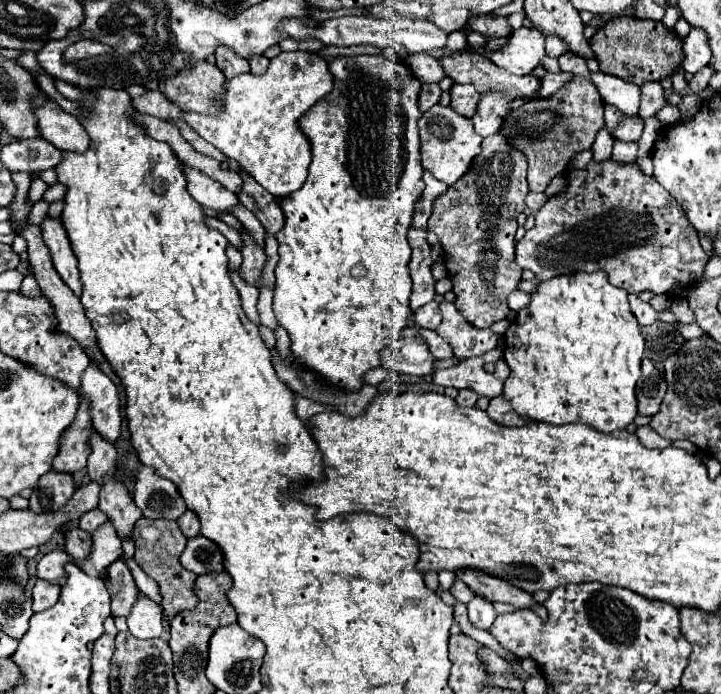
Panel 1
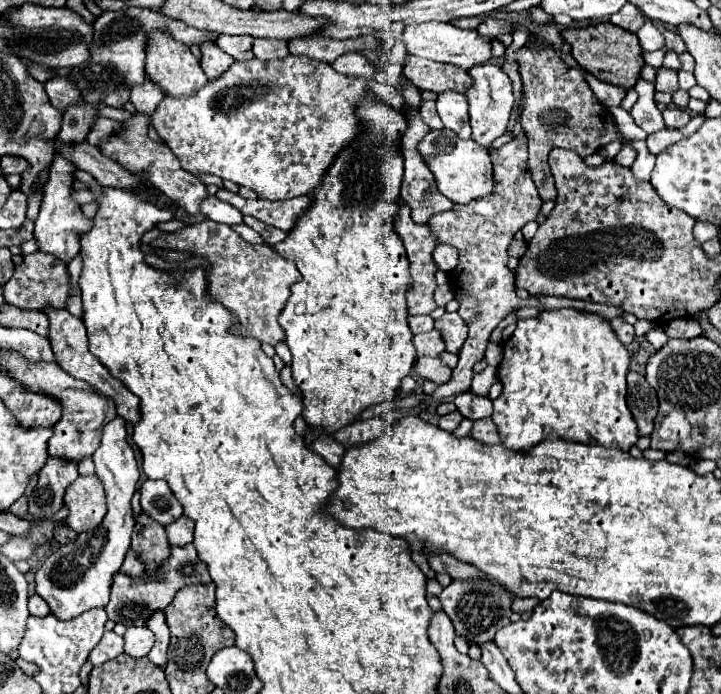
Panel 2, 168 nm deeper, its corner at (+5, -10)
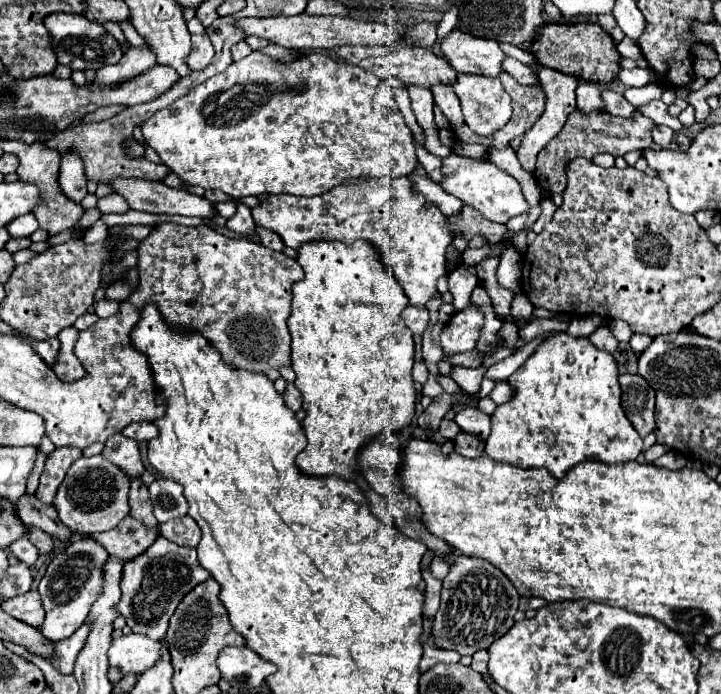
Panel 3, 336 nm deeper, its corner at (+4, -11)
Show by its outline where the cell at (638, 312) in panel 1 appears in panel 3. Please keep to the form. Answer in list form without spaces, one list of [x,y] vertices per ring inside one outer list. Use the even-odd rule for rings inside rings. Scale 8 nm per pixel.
[[[598,327],[590,337],[590,343],[600,349],[600,351],[608,351],[608,353],[614,353],[616,347],[618,347],[618,341],[614,339],[614,335],[610,333],[608,327]]]

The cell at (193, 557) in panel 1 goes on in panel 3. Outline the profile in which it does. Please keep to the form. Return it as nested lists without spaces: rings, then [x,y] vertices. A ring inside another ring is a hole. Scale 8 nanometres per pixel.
[[[160,535],[152,547],[144,551],[144,555],[138,555],[124,565],[124,579],[120,583],[122,599],[118,613],[126,617],[128,627],[134,633],[146,635],[152,641],[162,641],[168,629],[168,621],[180,599],[208,577],[210,573],[200,565],[196,549],[180,547]]]

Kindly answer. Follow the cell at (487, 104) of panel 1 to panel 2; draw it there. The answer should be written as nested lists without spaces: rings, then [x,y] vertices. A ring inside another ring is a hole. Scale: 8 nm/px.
[[[493,62],[473,66],[469,70],[469,74],[473,78],[473,84],[471,84],[471,88],[467,90],[465,96],[469,100],[469,118],[471,118],[471,128],[473,128],[471,138],[479,146],[489,148],[493,144],[493,140],[507,130],[507,122],[511,118],[511,110],[513,110],[513,102],[515,102],[513,82],[503,72],[503,68],[497,66],[497,64],[493,64]]]

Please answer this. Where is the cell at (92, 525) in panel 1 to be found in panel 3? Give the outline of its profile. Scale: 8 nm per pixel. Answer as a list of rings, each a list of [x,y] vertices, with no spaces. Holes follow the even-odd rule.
[[[94,455],[94,457],[80,457],[78,461],[72,463],[68,469],[62,485],[58,487],[54,507],[58,511],[58,519],[74,533],[98,533],[98,531],[108,531],[128,515],[130,505],[128,505],[128,475],[104,459],[104,455]]]

